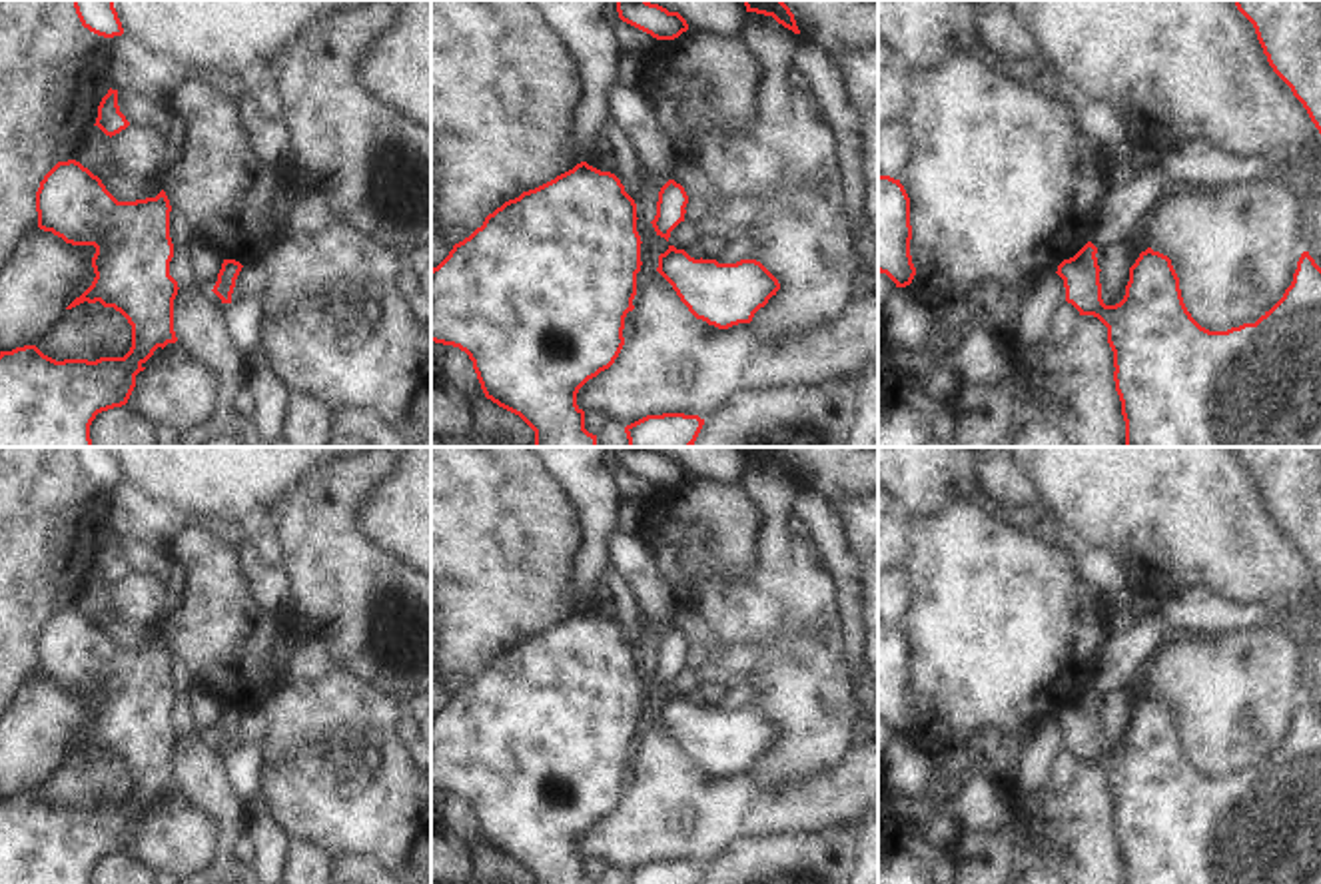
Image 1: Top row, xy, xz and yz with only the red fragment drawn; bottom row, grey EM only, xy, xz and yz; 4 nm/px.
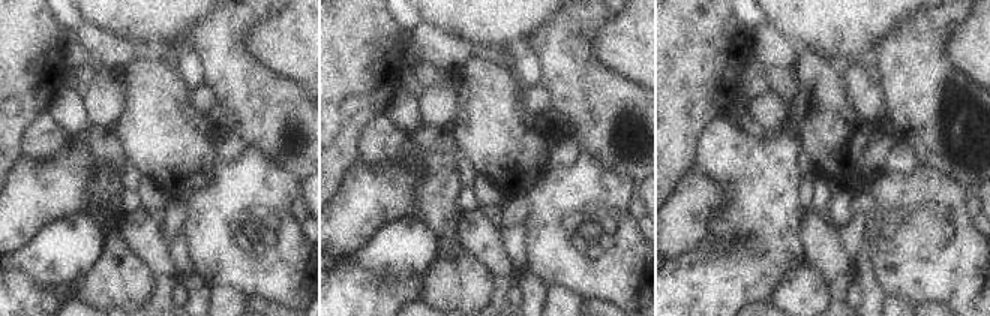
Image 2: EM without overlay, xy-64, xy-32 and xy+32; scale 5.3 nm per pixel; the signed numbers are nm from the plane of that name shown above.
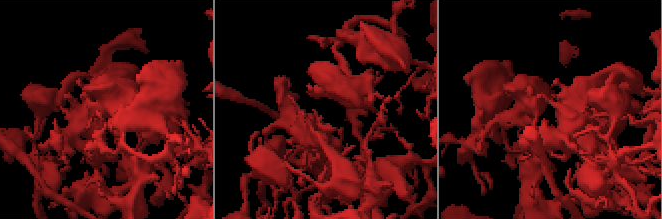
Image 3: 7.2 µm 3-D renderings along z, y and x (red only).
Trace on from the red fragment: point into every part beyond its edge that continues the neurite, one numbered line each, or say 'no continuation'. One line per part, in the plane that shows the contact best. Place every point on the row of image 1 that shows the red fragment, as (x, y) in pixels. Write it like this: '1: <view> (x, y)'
no continuation

